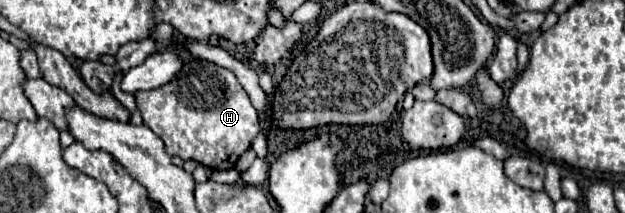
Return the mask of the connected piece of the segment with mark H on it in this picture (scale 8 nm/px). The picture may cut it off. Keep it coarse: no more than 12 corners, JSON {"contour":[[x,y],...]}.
{"contour":[[189,58],[137,92],[167,154],[235,168],[261,132],[235,74]]}

